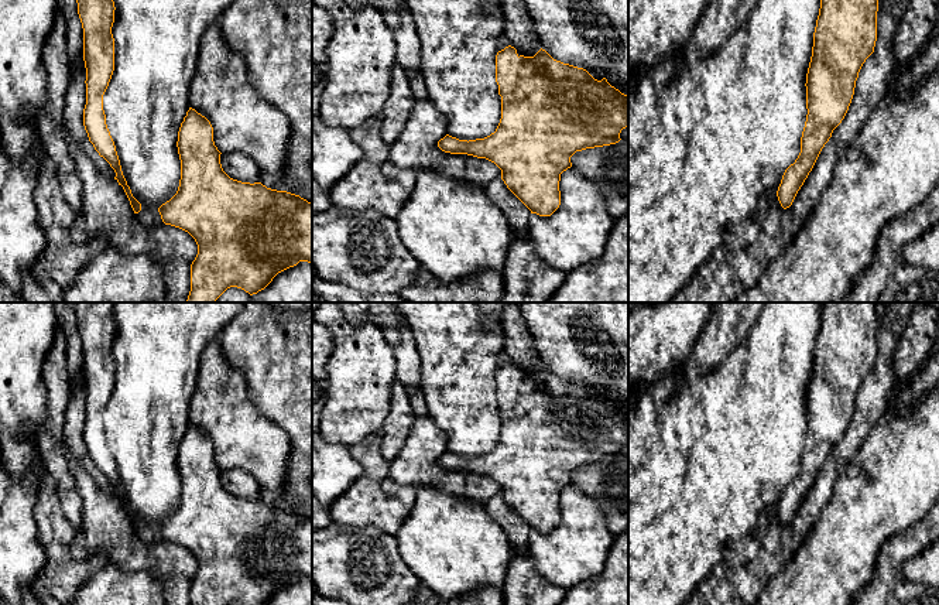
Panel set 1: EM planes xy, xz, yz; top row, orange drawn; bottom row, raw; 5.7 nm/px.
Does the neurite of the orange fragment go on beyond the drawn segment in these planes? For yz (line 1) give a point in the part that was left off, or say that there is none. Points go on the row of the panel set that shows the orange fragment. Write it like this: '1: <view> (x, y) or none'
1: none

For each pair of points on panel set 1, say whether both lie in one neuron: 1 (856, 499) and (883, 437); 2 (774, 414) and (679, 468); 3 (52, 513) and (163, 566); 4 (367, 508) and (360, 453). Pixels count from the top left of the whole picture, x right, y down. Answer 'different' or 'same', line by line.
1: same
2: same
3: different
4: same

